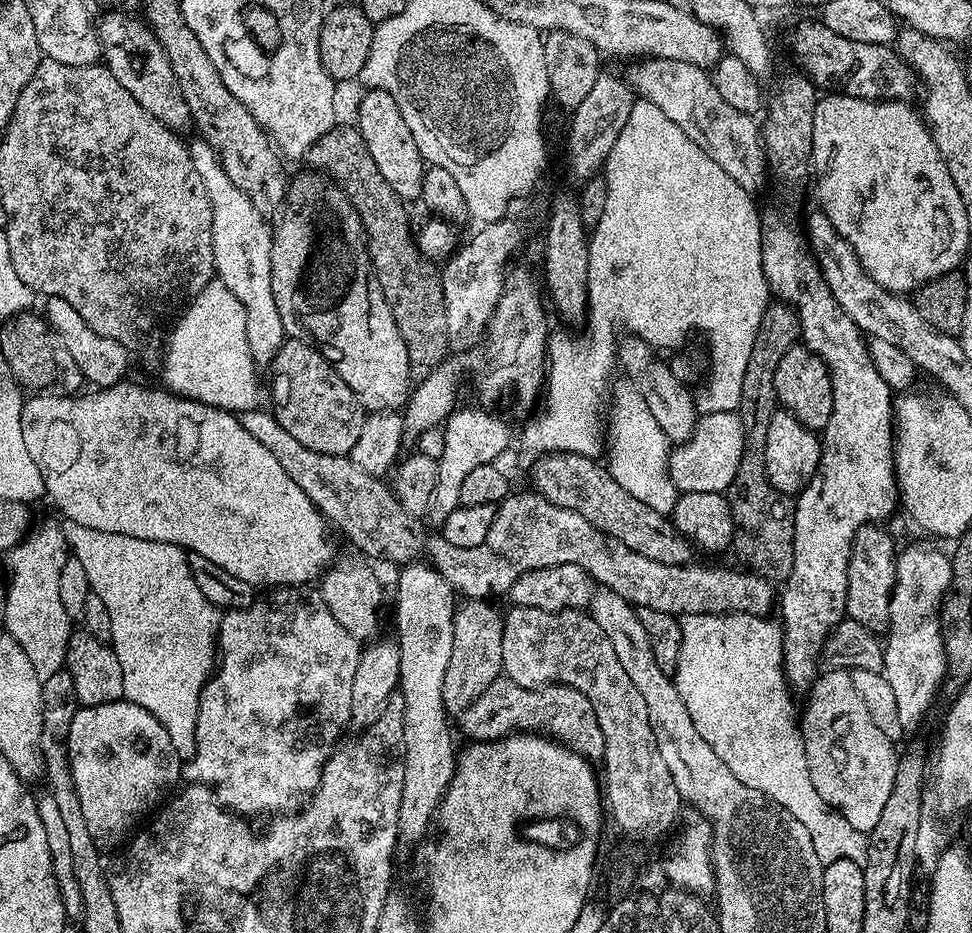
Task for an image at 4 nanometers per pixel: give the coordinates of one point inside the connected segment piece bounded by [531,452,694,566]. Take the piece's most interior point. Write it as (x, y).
(575, 482)

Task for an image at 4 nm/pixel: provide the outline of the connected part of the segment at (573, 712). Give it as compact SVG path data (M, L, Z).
M497 678L492 684L482 690L482 694L469 708L459 713L460 728L472 742L491 742L503 740L506 736L514 736L517 732L535 732L547 736L558 744L565 744L580 756L593 762L604 759L604 739L602 726L598 726L598 718L594 714L594 706L590 706L588 699L578 690L565 684L546 684L542 688L523 688L507 678Z

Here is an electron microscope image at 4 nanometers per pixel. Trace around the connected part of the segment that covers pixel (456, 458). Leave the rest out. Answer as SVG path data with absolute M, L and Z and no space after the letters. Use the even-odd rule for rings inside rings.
M457 407L443 425L446 446L438 461L438 482L434 486L431 504L426 518L431 524L442 526L456 509L461 507L458 493L462 490L462 478L470 474L477 466L499 461L499 456L508 448L508 424L492 412L483 412L480 408Z

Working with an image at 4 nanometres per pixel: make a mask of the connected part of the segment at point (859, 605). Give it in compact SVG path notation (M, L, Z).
M879 523L862 525L850 550L846 616L877 634L883 633L888 626L890 598L896 581L897 555L898 547L892 541L891 534Z

